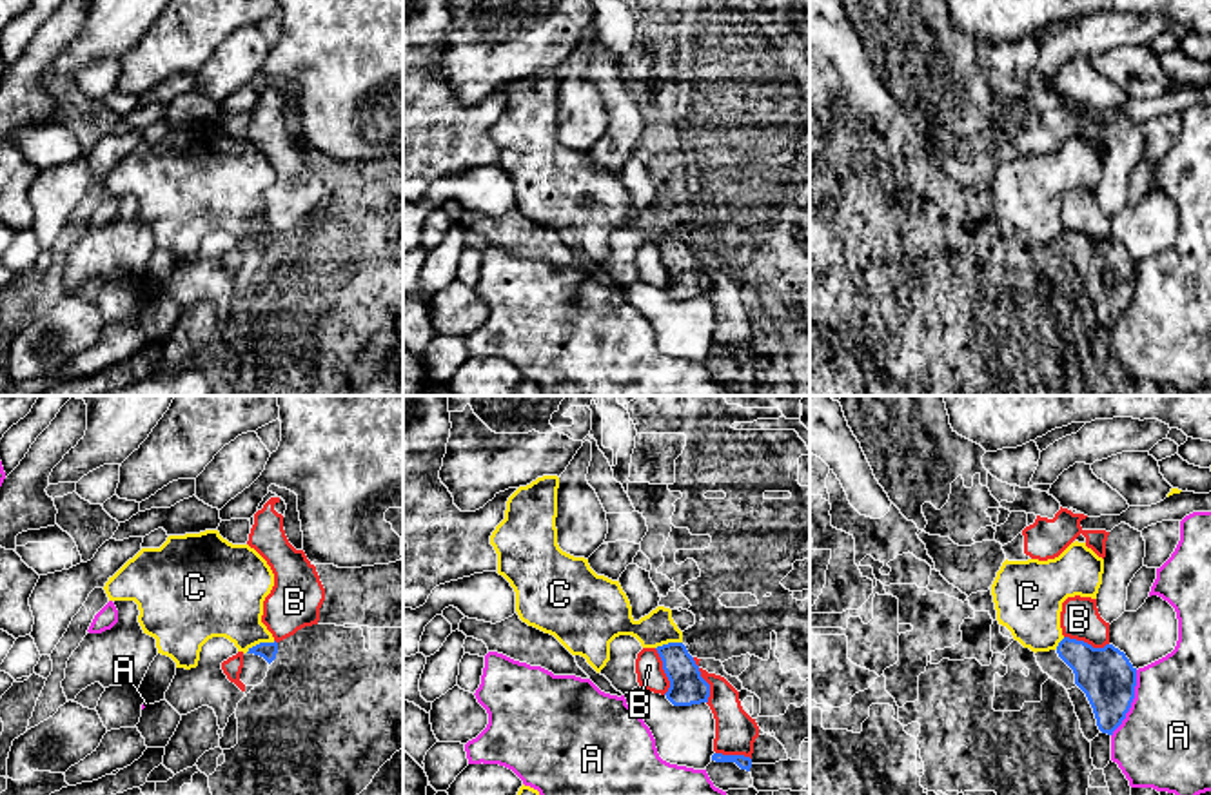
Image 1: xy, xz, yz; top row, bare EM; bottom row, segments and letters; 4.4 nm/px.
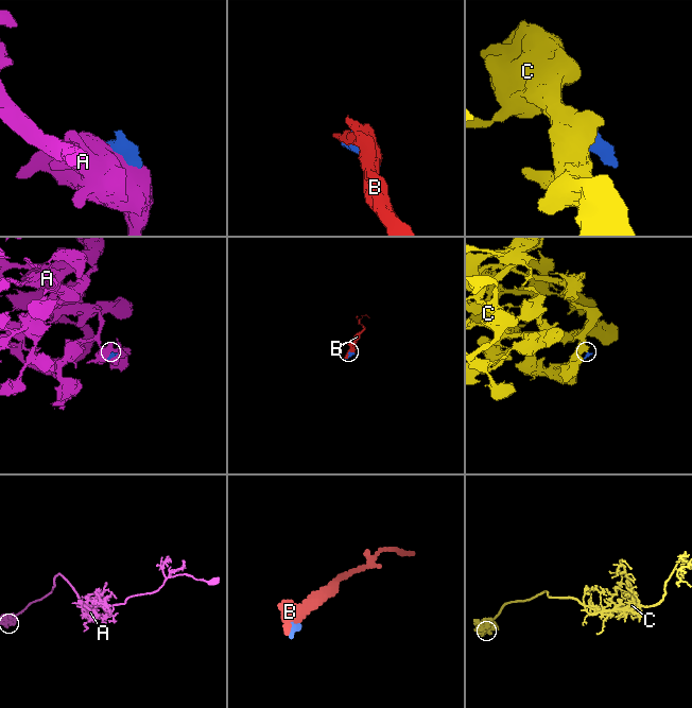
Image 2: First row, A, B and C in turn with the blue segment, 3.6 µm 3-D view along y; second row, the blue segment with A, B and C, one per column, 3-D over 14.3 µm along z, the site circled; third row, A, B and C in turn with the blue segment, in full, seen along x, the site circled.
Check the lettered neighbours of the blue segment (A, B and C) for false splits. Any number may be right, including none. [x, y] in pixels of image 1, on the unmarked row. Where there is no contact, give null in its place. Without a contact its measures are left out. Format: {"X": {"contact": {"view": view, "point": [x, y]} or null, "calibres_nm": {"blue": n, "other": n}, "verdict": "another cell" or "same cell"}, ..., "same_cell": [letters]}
{"A": {"contact": {"view": "yz", "point": [1132, 294]}, "calibres_nm": {"blue": 240, "other": 420}, "verdict": "another cell"}, "B": {"contact": {"view": "xz", "point": [665, 265]}, "calibres_nm": {"blue": 160, "other": 130}, "verdict": "another cell"}, "C": {"contact": {"view": "xy", "point": [260, 236]}, "calibres_nm": {"blue": 80, "other": 340}, "verdict": "another cell"}, "same_cell": []}

